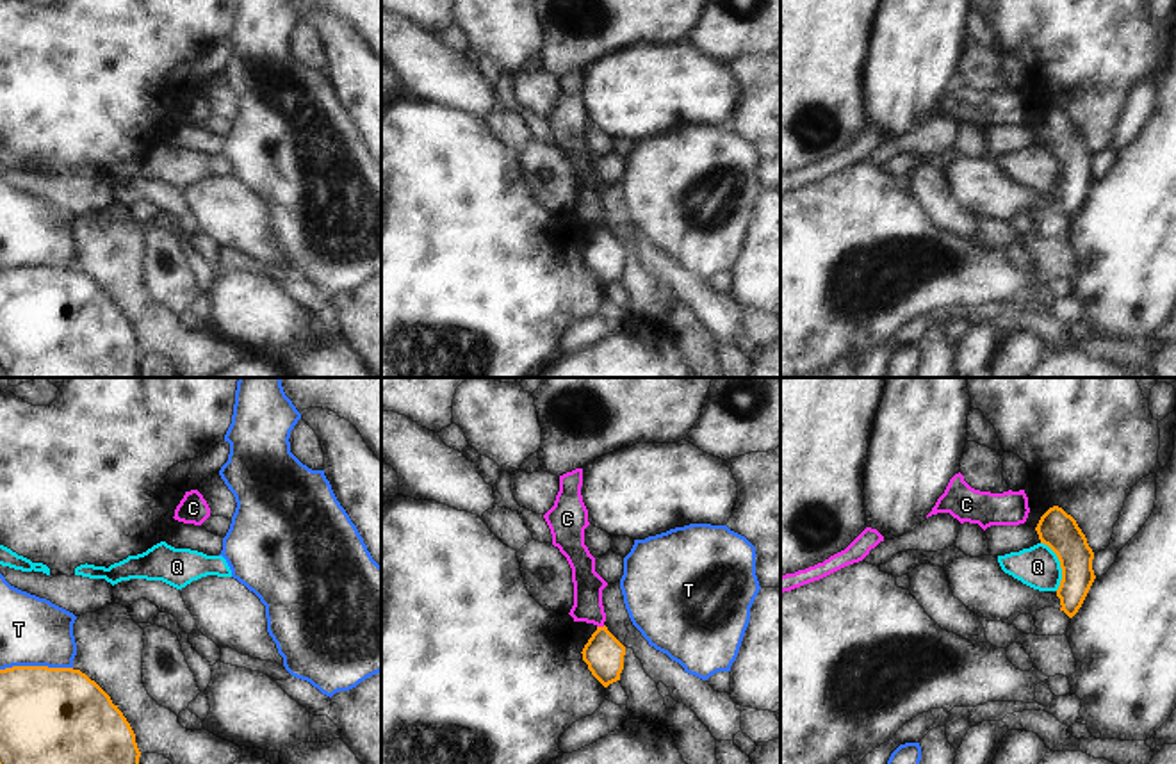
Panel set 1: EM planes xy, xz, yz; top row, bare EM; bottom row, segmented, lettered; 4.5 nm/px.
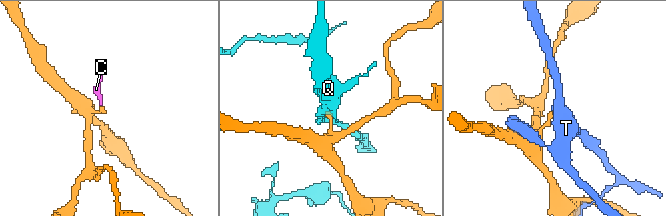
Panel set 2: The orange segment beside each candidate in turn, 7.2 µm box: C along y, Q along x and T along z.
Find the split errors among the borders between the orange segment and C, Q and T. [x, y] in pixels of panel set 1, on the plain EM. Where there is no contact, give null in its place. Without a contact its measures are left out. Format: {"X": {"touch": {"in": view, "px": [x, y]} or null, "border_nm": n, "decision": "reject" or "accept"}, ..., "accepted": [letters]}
{"C": {"touch": {"in": "xz", "px": [601, 228]}, "border_nm": 40, "decision": "reject"}, "Q": {"touch": {"in": "yz", "px": [1061, 166]}, "border_nm": 240, "decision": "reject"}, "T": {"touch": {"in": "xy", "px": [36, 268]}, "border_nm": 320, "decision": "reject"}, "accepted": []}

